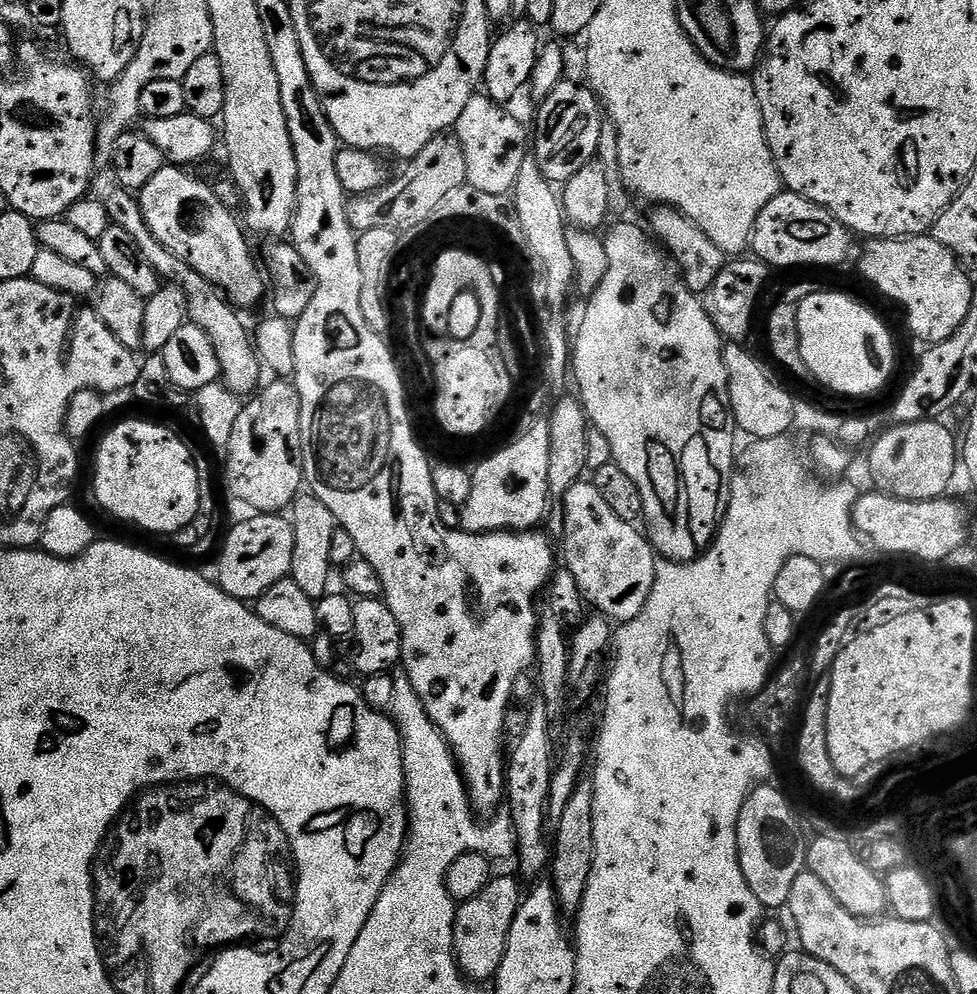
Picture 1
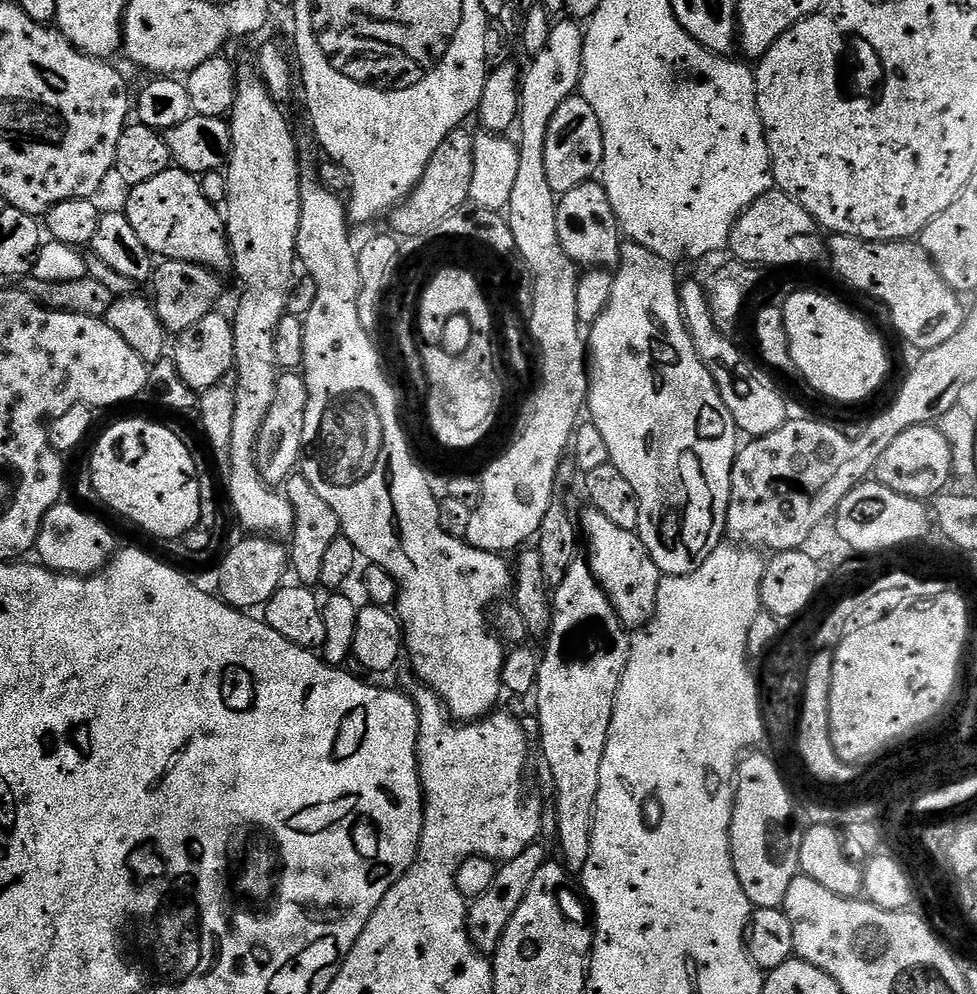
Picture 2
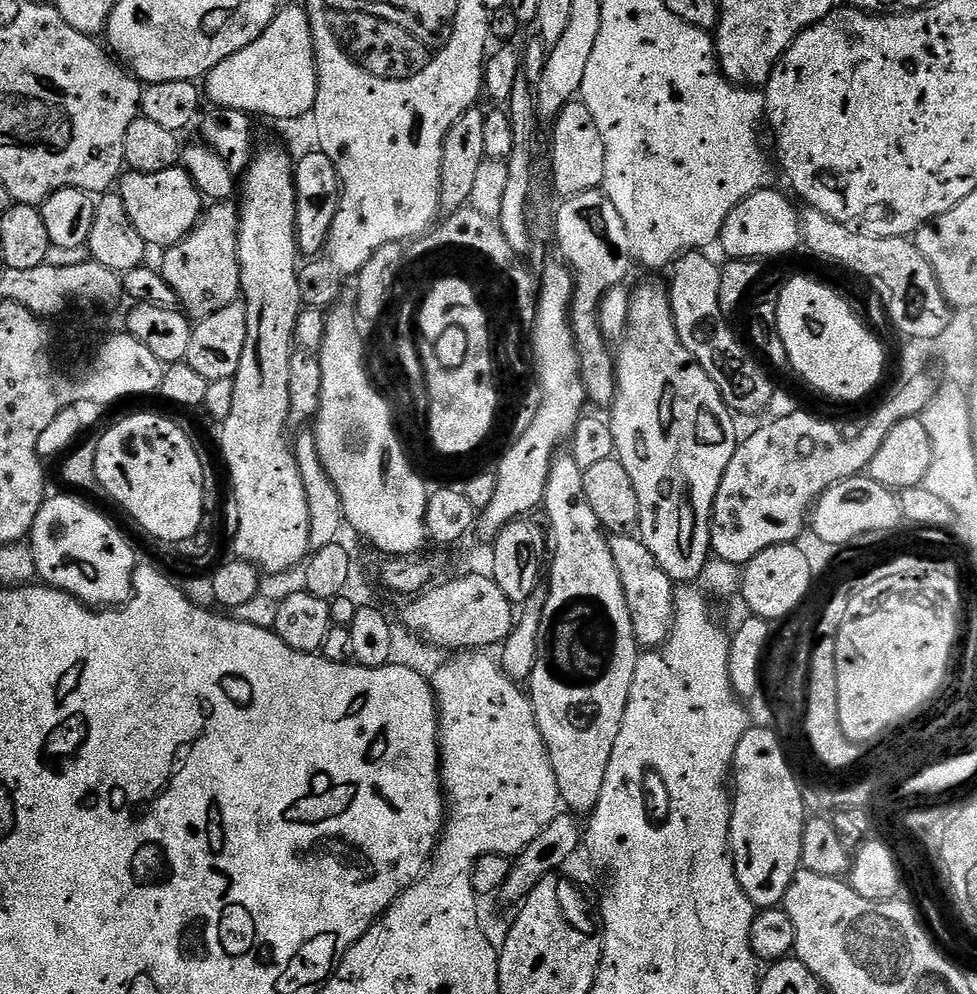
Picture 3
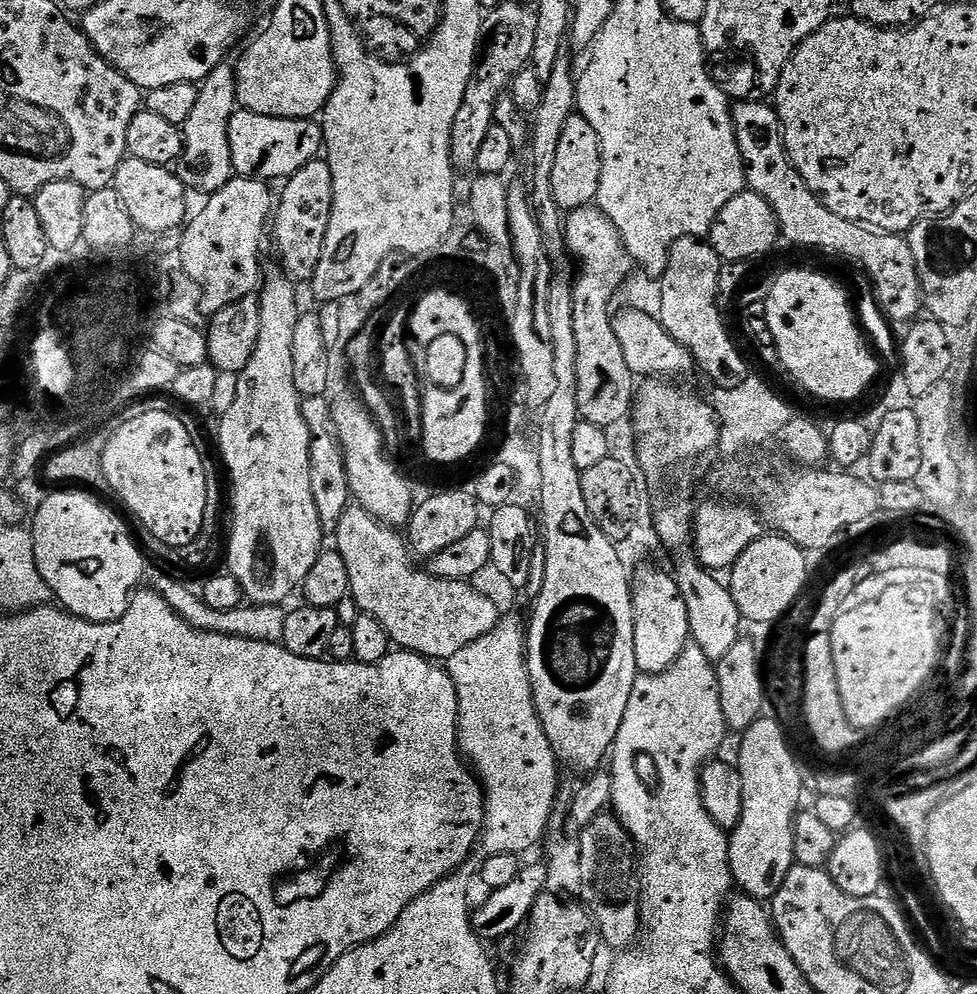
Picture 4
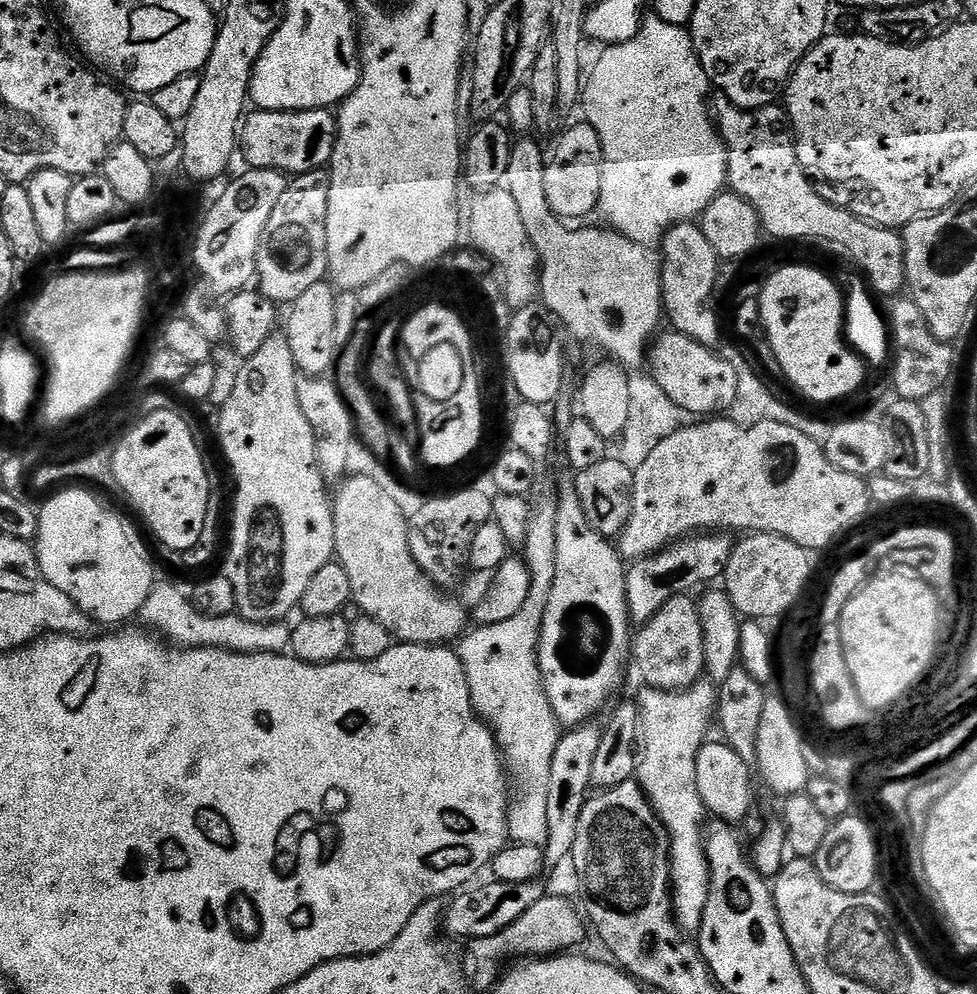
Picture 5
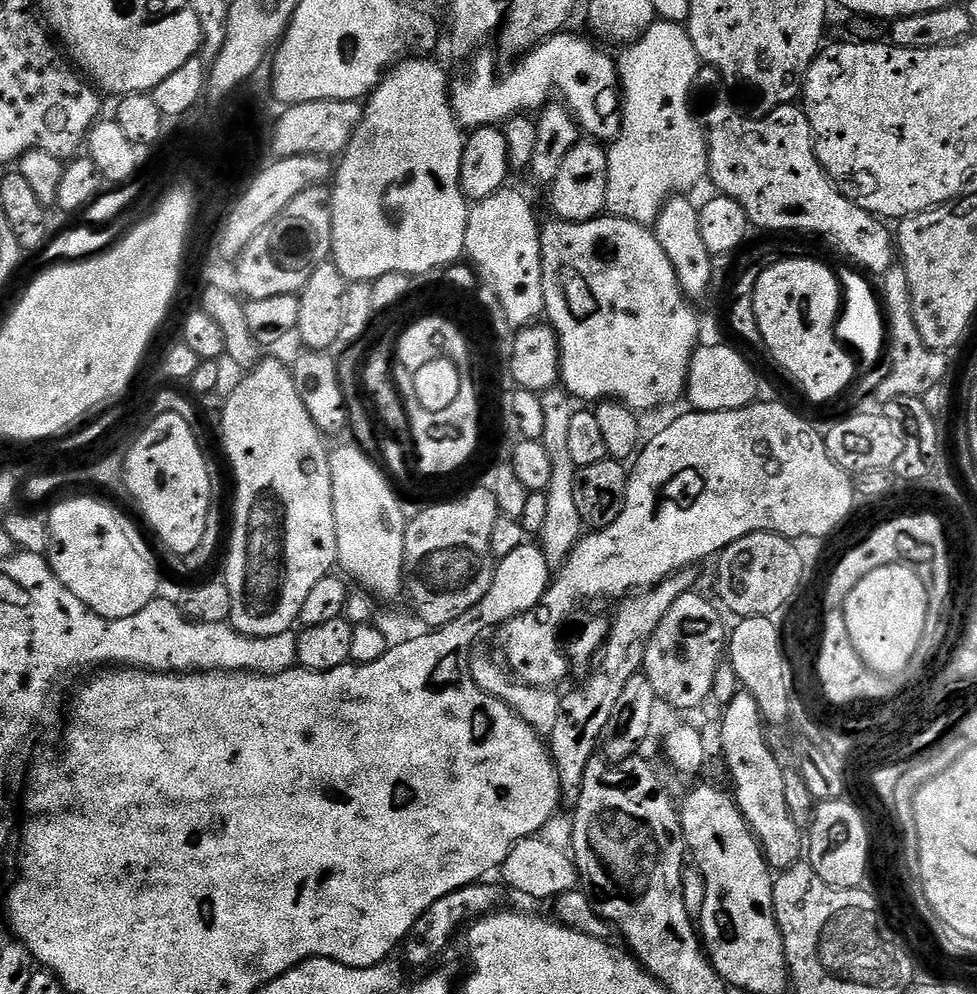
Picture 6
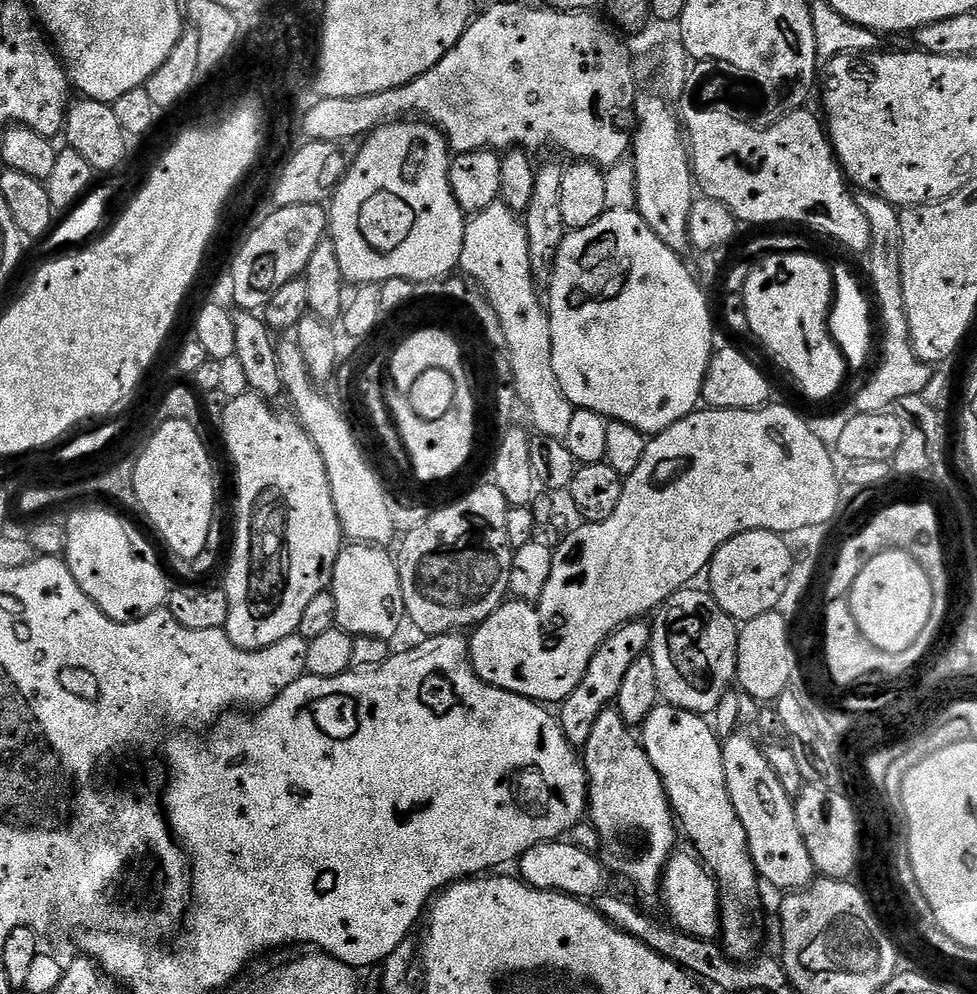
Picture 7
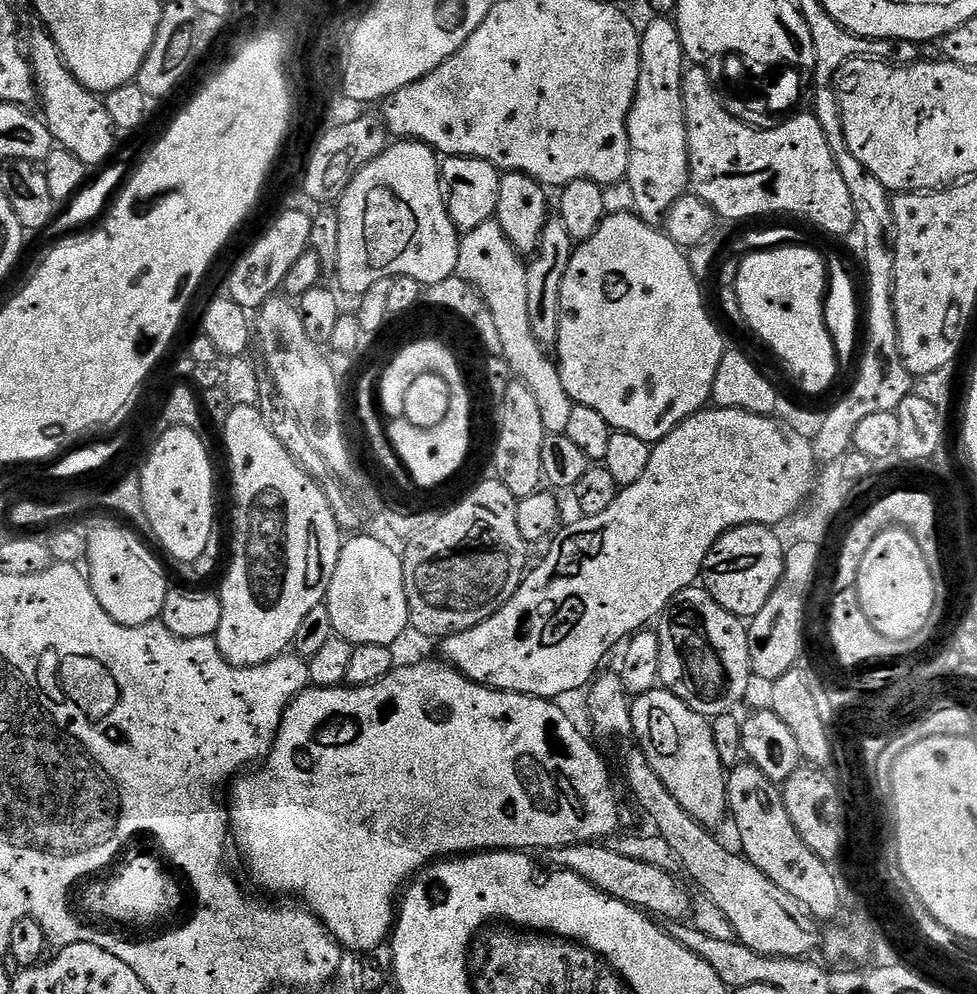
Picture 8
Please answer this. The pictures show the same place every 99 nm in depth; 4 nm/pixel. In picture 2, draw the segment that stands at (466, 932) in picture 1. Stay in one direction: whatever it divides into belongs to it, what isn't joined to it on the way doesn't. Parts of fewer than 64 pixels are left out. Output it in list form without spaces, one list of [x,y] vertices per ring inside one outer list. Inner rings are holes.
[[[534,843],[526,850],[522,850],[518,858],[503,861],[496,869],[496,877],[490,890],[486,890],[486,894],[471,901],[468,909],[468,933],[476,951],[485,954],[495,953],[496,947],[502,942],[502,934],[514,910],[522,906],[522,898],[526,898],[526,890],[530,890],[530,886],[534,883],[534,874],[538,874],[538,870],[550,859],[550,852],[547,852],[542,844]]]

